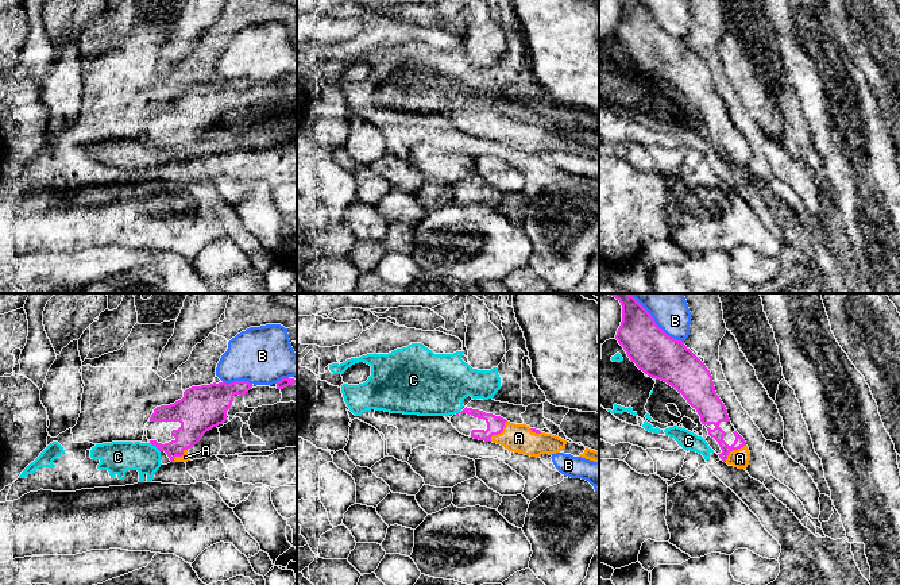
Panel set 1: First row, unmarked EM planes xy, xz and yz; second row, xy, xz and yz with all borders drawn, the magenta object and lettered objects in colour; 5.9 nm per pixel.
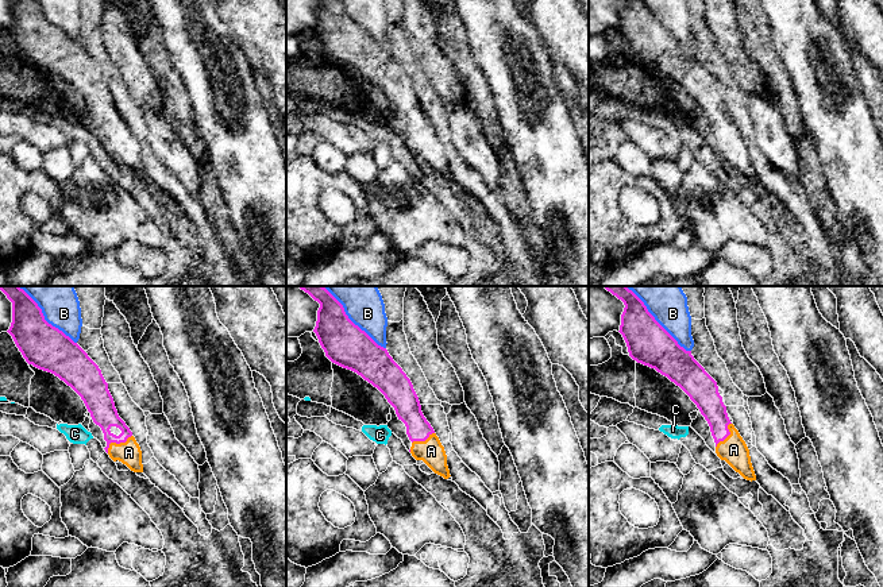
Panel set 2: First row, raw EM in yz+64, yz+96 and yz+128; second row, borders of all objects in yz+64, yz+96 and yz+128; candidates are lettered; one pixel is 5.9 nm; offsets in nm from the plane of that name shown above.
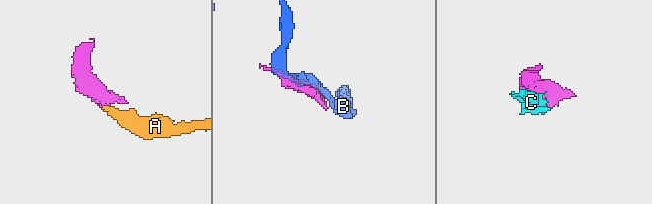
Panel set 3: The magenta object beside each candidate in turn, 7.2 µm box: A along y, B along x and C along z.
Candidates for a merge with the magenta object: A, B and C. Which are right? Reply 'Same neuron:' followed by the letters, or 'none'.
Same neuron: A

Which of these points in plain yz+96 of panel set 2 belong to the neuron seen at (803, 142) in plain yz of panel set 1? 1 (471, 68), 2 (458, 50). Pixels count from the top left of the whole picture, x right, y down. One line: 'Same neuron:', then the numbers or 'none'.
Same neuron: 1, 2

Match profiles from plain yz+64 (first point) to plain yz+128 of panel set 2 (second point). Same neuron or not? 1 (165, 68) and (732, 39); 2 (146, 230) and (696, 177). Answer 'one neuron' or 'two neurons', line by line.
1: two neurons
2: one neuron

